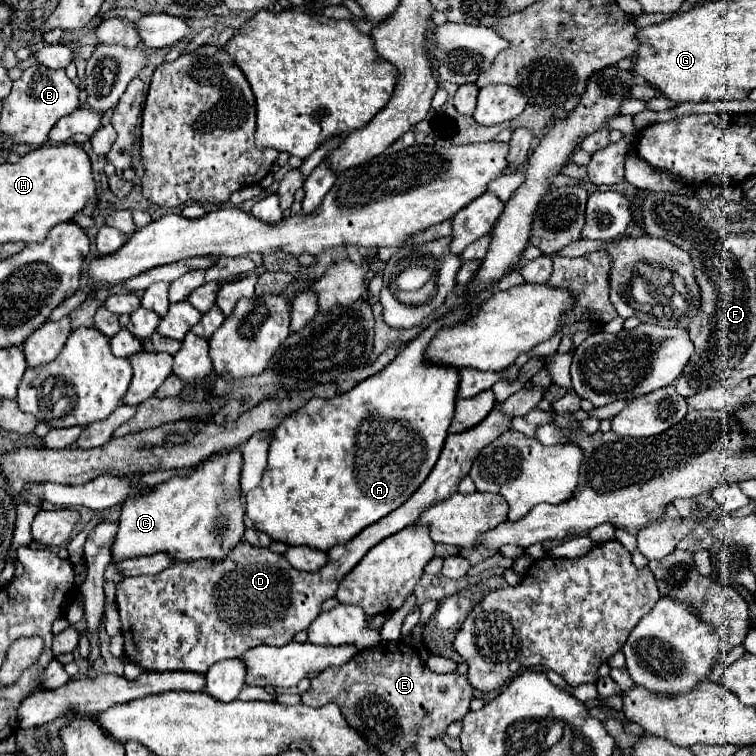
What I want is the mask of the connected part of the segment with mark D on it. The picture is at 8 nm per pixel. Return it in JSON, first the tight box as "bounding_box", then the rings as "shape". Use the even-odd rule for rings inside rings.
{"bounding_box":[116,402,512,672],"shape":[[[496,402],[492,412],[478,424],[458,434],[448,434],[444,442],[444,450],[440,454],[440,462],[436,462],[436,470],[432,470],[432,478],[416,490],[416,498],[408,498],[396,514],[388,514],[388,518],[382,518],[376,522],[376,526],[364,528],[352,542],[346,542],[344,546],[336,546],[328,552],[328,564],[318,572],[302,572],[290,566],[290,562],[282,556],[272,552],[270,548],[252,546],[248,542],[240,542],[232,552],[220,560],[194,560],[194,562],[178,562],[164,570],[162,574],[154,576],[134,576],[124,578],[120,584],[116,584],[116,606],[120,612],[120,624],[122,624],[122,636],[124,636],[124,654],[126,660],[138,664],[142,670],[148,672],[164,672],[164,670],[188,670],[188,672],[208,672],[208,668],[224,658],[240,658],[244,652],[248,652],[254,646],[268,644],[268,646],[284,646],[292,642],[292,638],[306,630],[312,620],[320,614],[324,600],[332,598],[336,594],[336,588],[340,580],[366,556],[366,552],[376,546],[380,540],[396,534],[398,530],[414,524],[424,510],[434,506],[436,502],[446,500],[452,496],[464,476],[468,476],[470,466],[476,458],[476,454],[486,448],[490,442],[494,442],[500,434],[510,430],[512,416],[508,416],[502,406],[502,402]]]}

